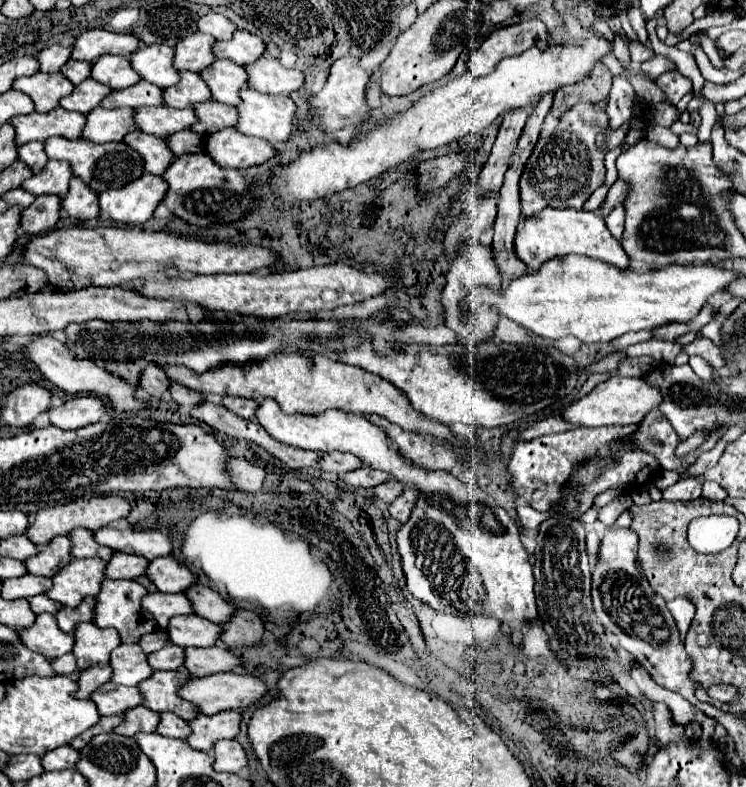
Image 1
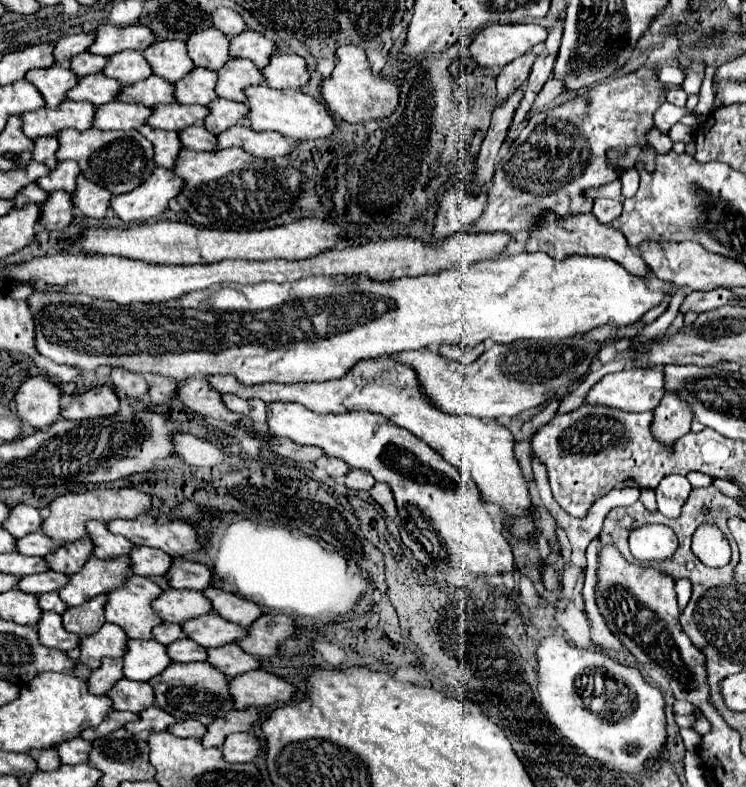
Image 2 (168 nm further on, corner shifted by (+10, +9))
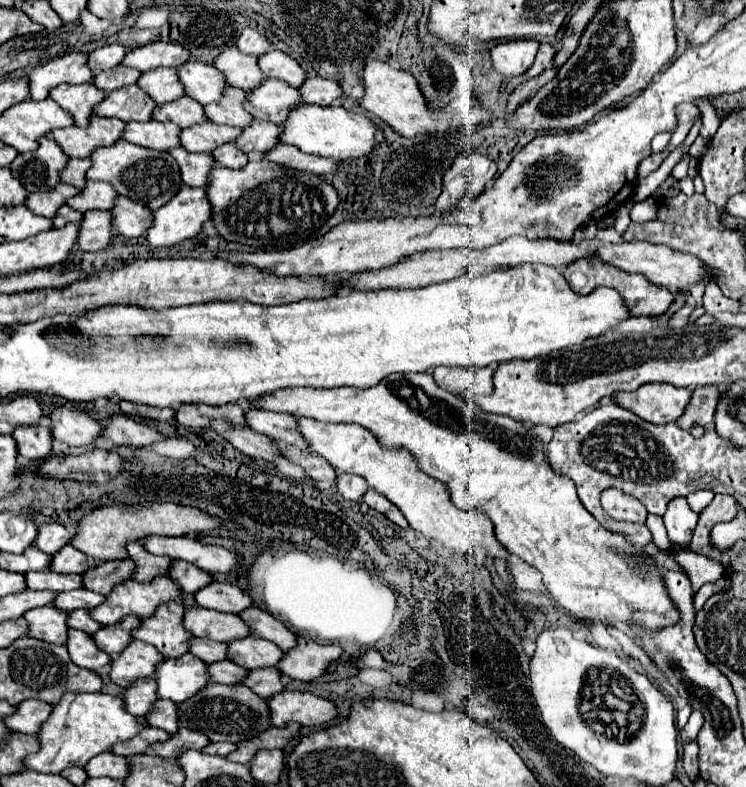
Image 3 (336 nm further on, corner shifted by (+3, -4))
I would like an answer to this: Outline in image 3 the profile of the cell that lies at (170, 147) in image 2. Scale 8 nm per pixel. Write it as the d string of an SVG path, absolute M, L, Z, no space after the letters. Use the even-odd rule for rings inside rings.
M183 147L173 149L169 153L177 159L185 185L207 187L209 173L215 167L215 159L211 153L189 153Z

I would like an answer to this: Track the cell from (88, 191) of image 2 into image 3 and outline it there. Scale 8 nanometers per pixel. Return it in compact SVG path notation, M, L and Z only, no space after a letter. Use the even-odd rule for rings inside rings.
M123 195L119 197L111 213L113 213L113 225L117 233L121 233L123 237L143 237L153 223L153 213L149 207L131 201L129 197Z

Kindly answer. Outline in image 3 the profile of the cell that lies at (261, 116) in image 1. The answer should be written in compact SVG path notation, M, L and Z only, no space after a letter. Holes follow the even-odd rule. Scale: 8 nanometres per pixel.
M299 105L291 111L289 119L283 123L283 141L299 147L303 153L313 153L329 157L335 161L347 161L353 157L371 155L377 147L377 135L381 129L361 113L347 111L343 107L321 107L321 105Z

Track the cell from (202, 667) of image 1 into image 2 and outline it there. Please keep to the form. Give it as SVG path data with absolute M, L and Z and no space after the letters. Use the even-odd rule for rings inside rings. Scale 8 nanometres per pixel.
M224 644L220 648L206 648L206 654L208 654L206 662L230 678L258 668L258 660L254 656L246 654L236 644Z

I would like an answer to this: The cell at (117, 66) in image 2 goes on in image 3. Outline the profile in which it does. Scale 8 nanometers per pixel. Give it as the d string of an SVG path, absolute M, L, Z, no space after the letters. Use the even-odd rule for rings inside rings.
M153 69L151 73L143 73L137 85L145 93L149 93L159 105L171 103L185 95L183 83L179 81L179 75L175 69Z

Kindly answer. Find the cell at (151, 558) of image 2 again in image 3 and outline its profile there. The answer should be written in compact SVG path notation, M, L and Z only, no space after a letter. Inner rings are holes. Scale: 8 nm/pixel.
M175 561L169 577L175 577L175 581L179 581L179 585L183 585L185 593L191 593L191 595L213 583L211 573L207 573L205 569L199 569L197 565L191 565L187 561Z

